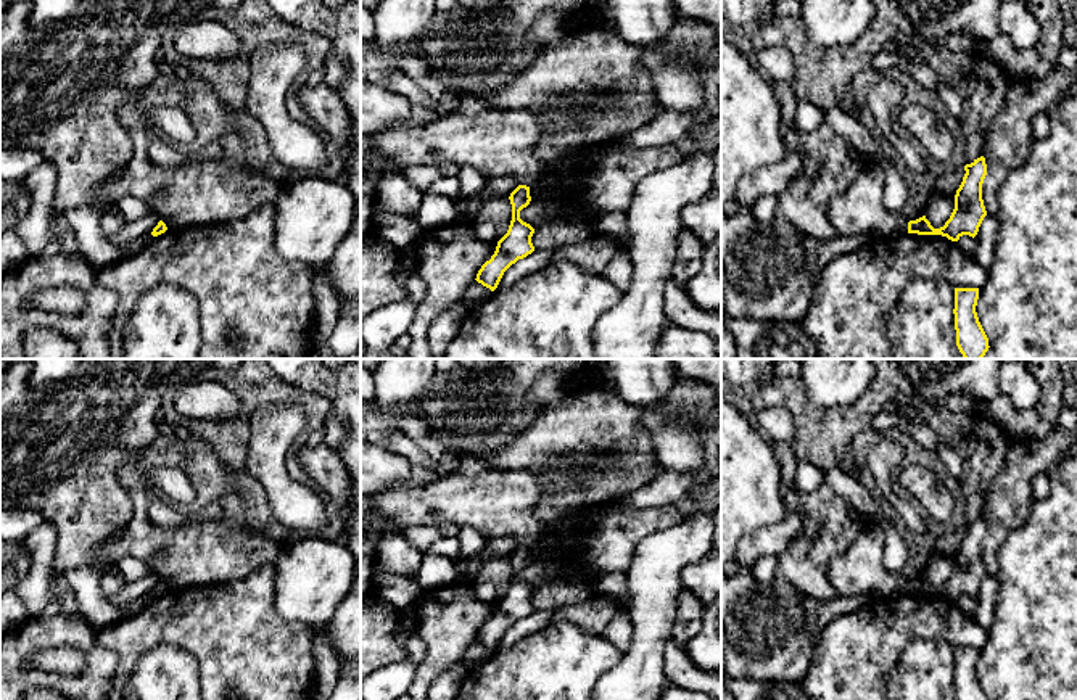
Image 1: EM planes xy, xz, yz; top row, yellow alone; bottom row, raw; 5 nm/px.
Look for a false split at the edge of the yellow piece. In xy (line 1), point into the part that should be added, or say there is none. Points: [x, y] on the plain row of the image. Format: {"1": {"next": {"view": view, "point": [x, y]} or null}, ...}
{"1": {"next": null}}

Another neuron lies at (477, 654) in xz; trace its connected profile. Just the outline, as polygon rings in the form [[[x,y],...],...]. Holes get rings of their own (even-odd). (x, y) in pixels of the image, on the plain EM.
[[[475,640],[467,649],[462,661],[465,663],[467,669],[470,671],[470,669],[480,666],[481,663],[488,661],[491,653],[493,652],[489,649],[483,647],[481,644],[478,644]]]

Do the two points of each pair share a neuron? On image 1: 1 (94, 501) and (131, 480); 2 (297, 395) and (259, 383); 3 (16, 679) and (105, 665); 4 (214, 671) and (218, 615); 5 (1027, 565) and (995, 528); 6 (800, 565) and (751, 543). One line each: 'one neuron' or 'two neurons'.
1: two neurons
2: one neuron
3: one neuron
4: one neuron
5: two neurons
6: two neurons

